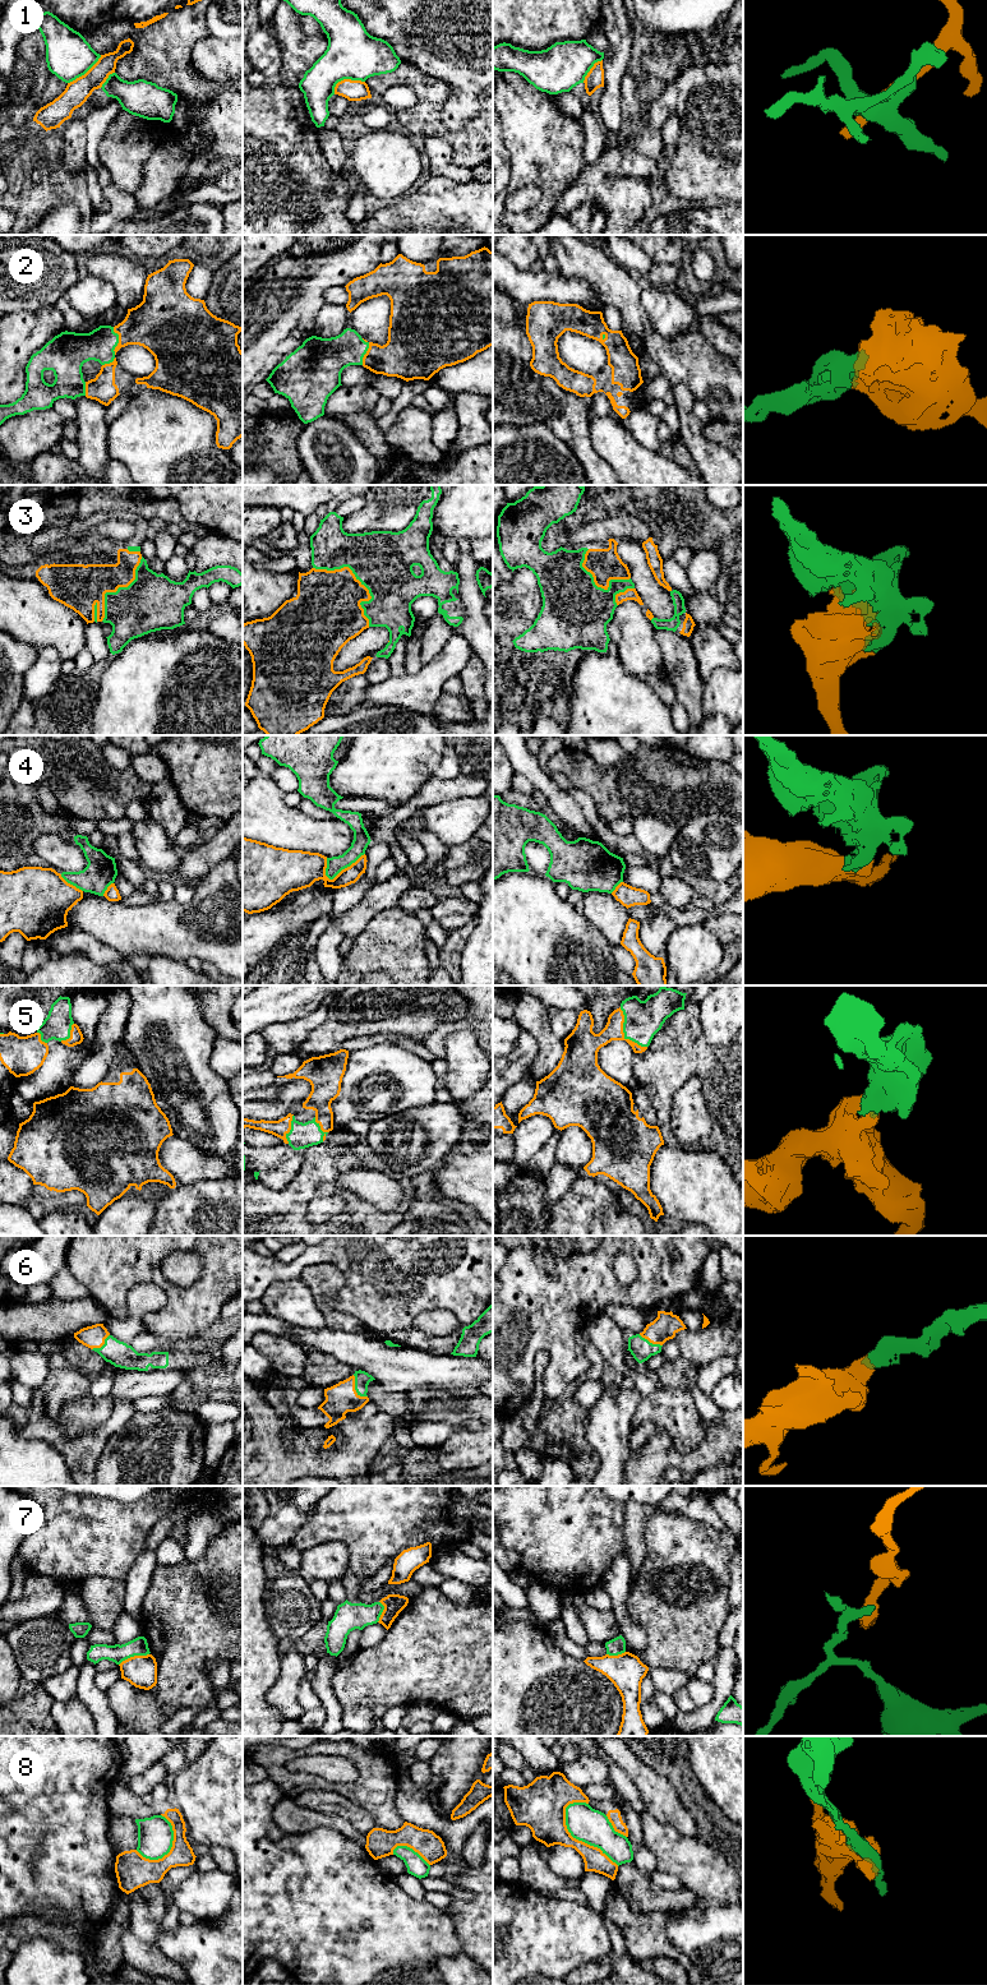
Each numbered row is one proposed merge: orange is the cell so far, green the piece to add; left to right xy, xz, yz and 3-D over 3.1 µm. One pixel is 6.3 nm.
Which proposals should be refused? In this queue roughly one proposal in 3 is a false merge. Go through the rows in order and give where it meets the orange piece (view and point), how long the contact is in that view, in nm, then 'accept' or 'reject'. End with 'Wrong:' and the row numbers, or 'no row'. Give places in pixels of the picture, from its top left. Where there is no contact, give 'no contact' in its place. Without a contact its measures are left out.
1: xz (345, 79) | 220 nm | reject
2: xy (119, 341) | 180 nm | accept
3: xz (360, 582) | 500 nm | accept
4: xz (345, 868) | 300 nm | reject
5: yz (623, 1033) | 300 nm | accept
6: xz (354, 1389) | 170 nm | accept
7: xy (134, 1656) | 200 nm | reject
8: yz (577, 1840) | 500 nm | reject
Wrong: 1, 4, 7, 8

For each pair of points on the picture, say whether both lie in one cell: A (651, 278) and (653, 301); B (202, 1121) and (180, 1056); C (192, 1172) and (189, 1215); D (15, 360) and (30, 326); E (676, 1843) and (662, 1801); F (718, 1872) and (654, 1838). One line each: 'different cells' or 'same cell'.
A: different cells
B: same cell
C: different cells
D: same cell
E: different cells
F: same cell

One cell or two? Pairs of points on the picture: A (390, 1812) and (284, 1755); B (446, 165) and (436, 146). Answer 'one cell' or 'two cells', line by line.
A: one cell
B: one cell

